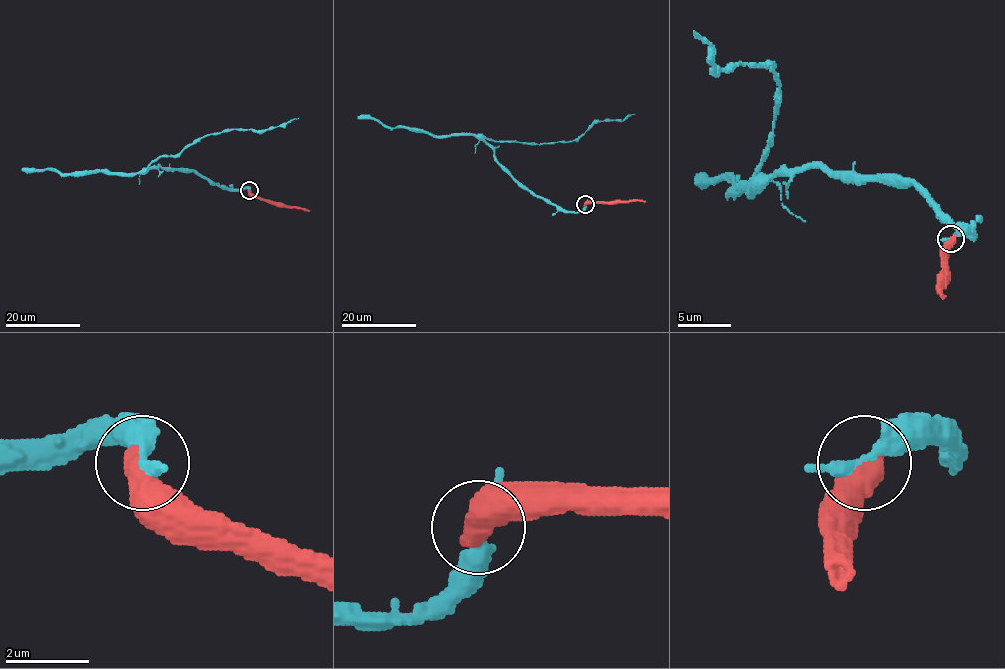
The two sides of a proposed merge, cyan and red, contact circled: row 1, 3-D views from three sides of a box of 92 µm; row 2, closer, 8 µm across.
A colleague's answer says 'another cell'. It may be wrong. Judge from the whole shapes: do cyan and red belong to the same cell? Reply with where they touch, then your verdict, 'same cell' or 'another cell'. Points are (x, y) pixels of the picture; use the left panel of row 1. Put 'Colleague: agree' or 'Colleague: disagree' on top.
Colleague: disagree
(249, 190) | same cell

